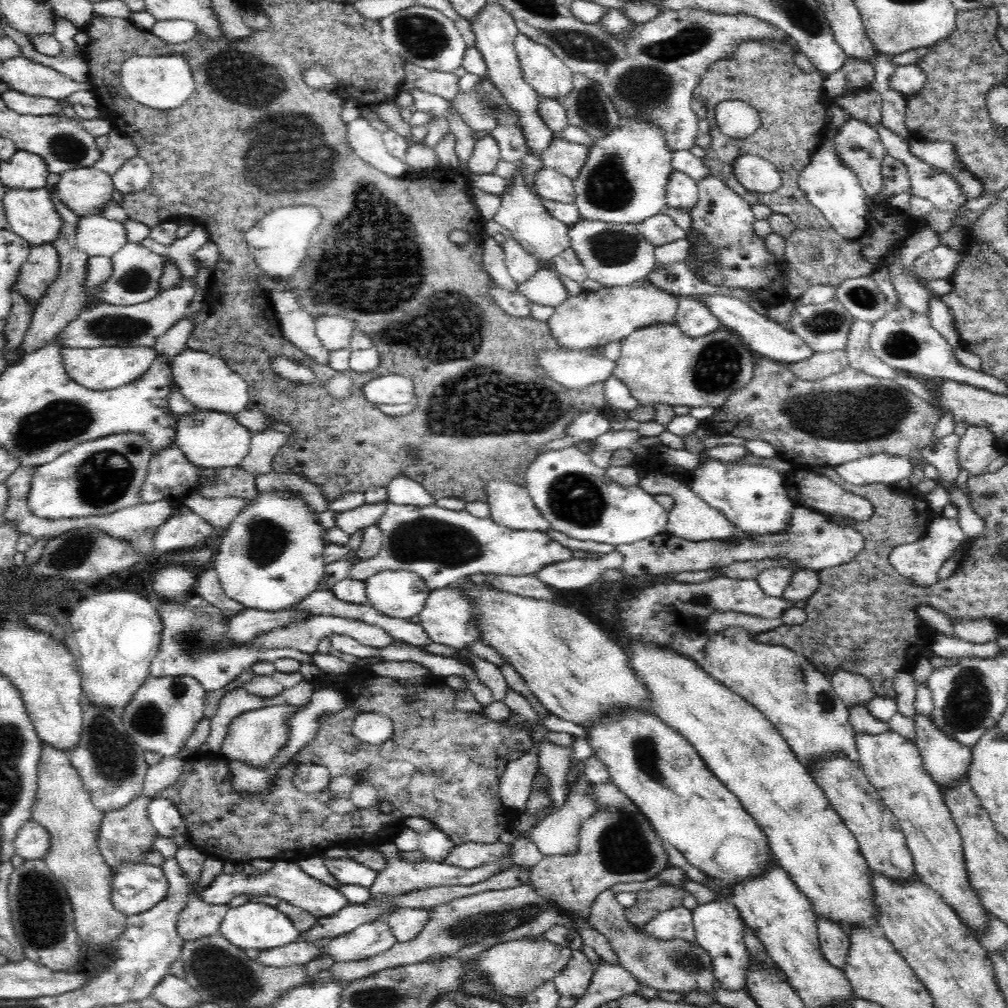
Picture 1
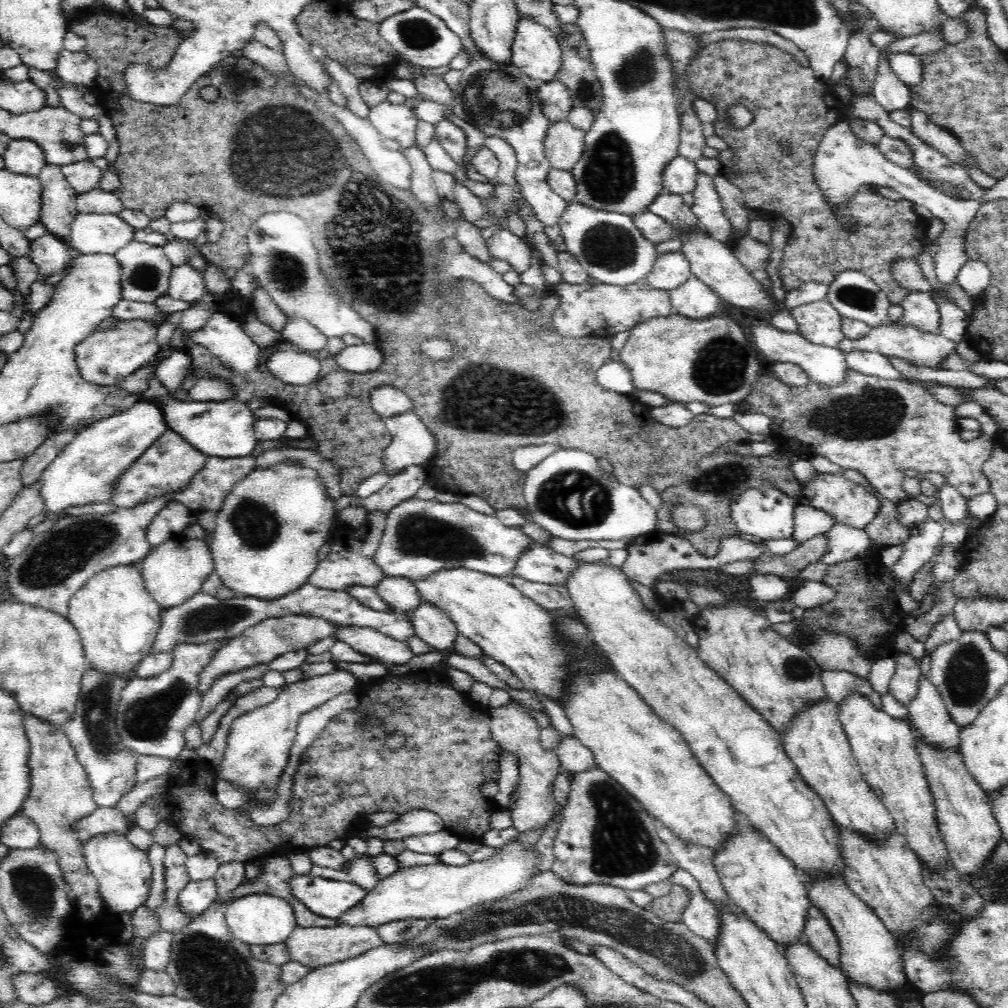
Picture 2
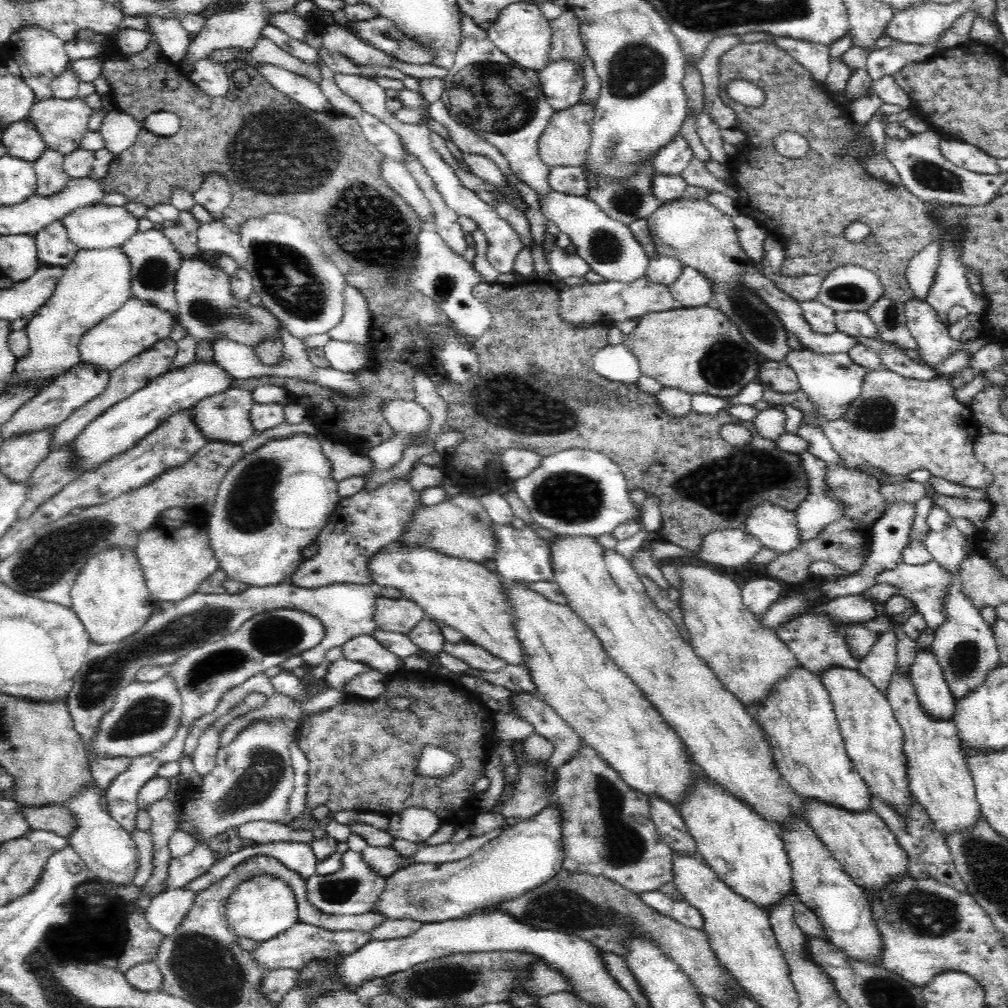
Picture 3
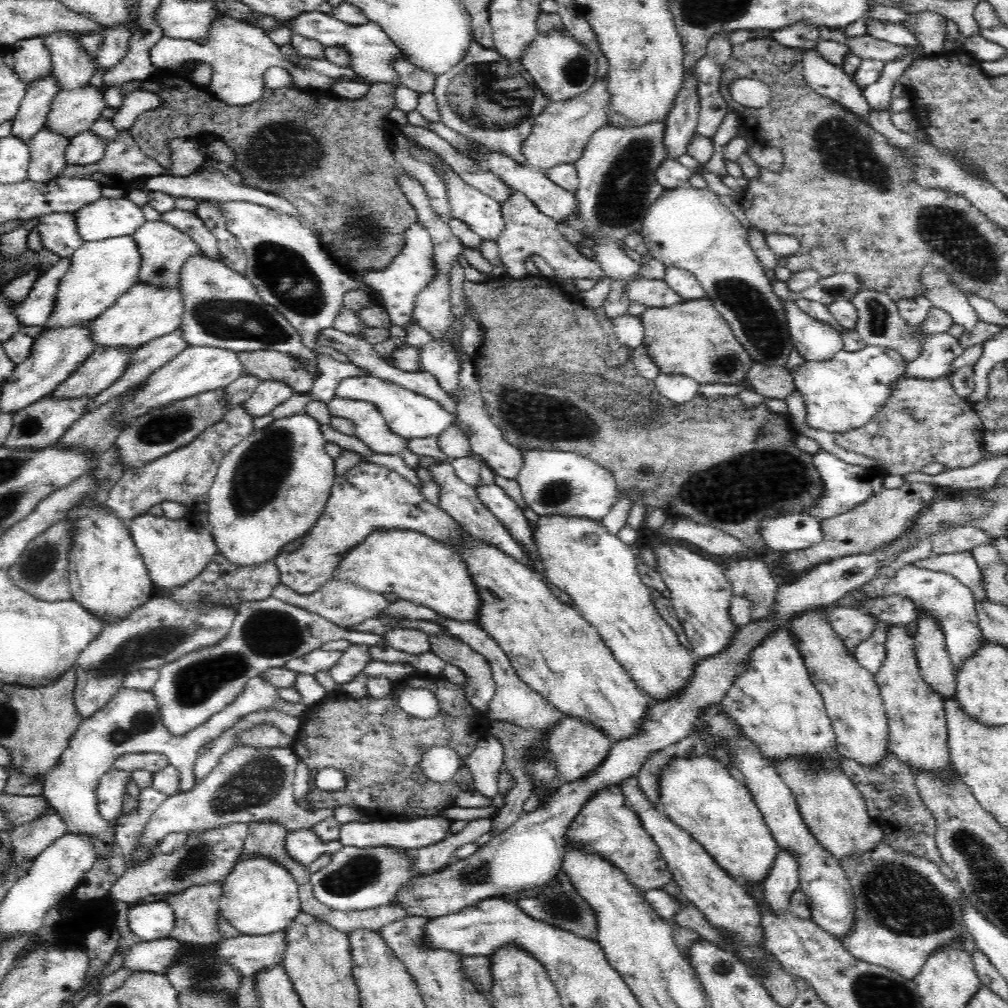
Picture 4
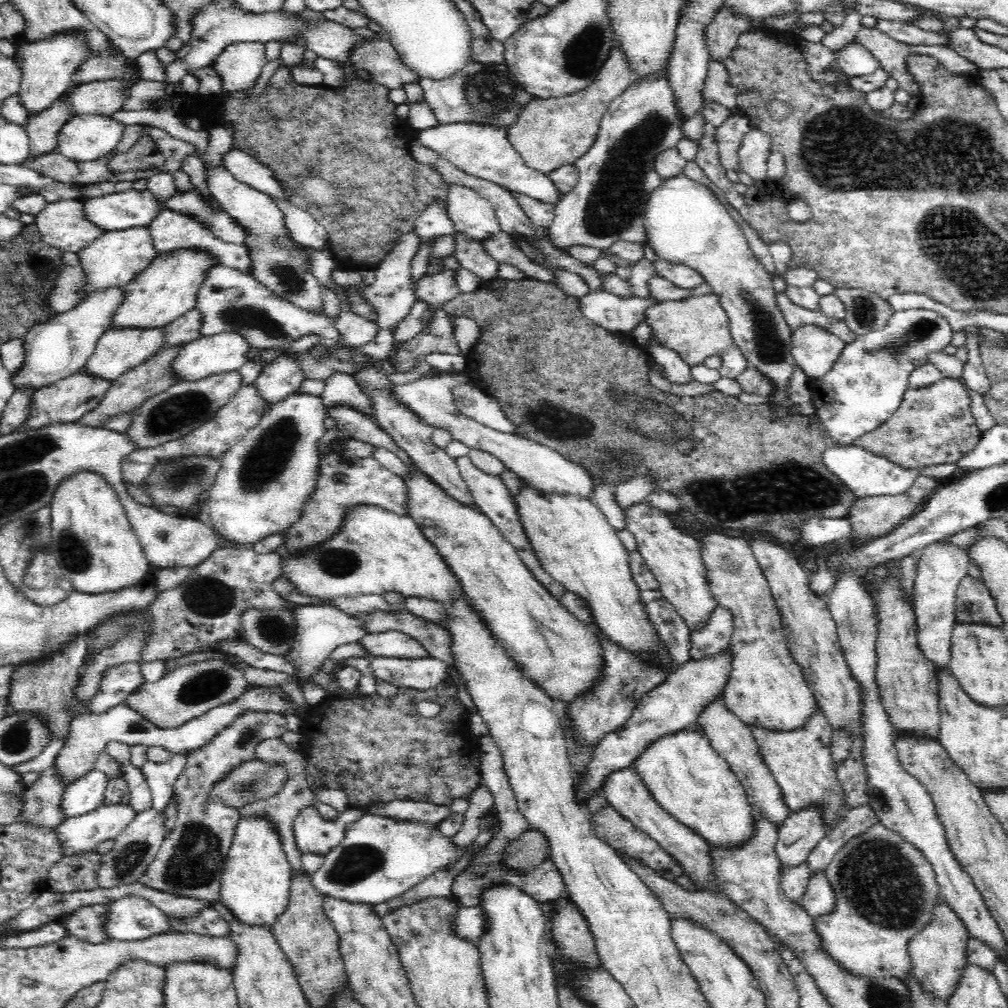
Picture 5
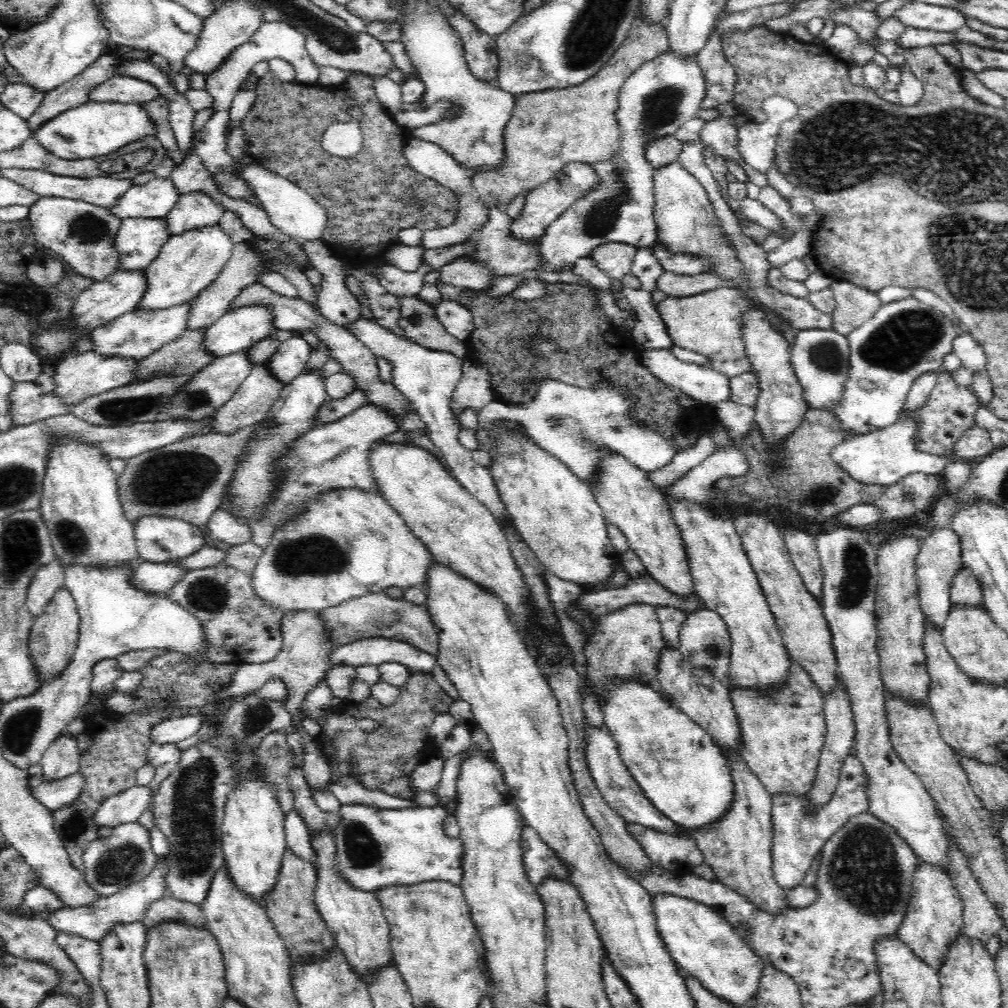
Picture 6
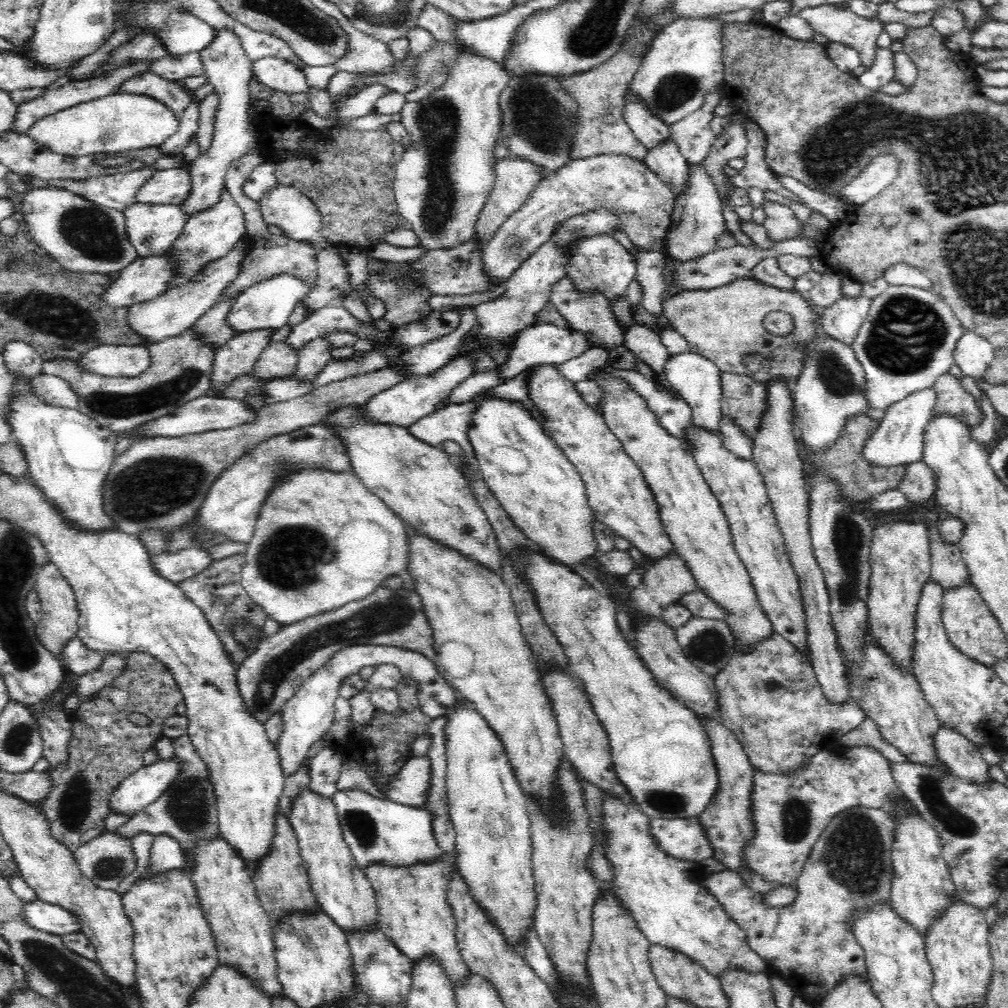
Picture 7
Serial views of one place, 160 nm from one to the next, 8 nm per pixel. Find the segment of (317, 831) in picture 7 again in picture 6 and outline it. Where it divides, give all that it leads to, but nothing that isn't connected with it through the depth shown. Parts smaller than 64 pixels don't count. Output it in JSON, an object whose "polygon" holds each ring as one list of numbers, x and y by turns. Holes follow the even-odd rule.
{"polygon":[[318,834,316,838,312,838,312,845,318,853,320,864,316,868,318,873,318,884,316,886,316,905,318,905,319,913,326,921,328,927,337,942,337,948,347,958,347,963,353,968,359,978,368,987,372,986,373,975,385,970,388,966,392,966,394,960,391,949,392,941,390,941,390,925,386,920,384,910,378,900,378,896,374,893,366,893,355,889,352,885,343,880,336,870,333,870,335,863,335,839,332,834]]}

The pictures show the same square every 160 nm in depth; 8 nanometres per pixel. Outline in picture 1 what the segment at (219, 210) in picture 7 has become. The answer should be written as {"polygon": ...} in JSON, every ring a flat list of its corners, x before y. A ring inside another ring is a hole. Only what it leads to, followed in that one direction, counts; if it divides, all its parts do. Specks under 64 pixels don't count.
{"polygon":[[104,346,88,350,62,347,59,353,66,376,78,386,94,390,94,392,108,392,134,382,150,368,157,355,154,348,147,346,140,346,140,348]]}

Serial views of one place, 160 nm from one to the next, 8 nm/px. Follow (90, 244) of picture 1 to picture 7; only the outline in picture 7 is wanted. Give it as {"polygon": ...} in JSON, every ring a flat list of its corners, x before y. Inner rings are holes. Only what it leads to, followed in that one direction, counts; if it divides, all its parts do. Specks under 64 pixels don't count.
{"polygon":[[174,168,156,171,154,176,136,192,135,203,146,206,175,205,186,201,190,192,190,174]]}

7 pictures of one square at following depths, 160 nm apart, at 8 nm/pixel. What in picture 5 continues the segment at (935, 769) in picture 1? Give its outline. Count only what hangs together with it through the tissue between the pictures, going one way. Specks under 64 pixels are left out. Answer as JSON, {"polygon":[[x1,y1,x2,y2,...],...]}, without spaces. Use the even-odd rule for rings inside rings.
{"polygon":[[936,542,920,551,920,562,914,580,913,611,916,618,918,649,937,670,951,670,952,636,957,623,955,594,958,583,966,576,970,558,960,544]]}

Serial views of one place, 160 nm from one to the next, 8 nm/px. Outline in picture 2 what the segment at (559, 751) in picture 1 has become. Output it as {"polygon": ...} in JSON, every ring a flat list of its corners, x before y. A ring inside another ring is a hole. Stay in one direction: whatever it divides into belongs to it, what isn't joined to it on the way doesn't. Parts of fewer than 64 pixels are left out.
{"polygon":[[510,701,501,707,490,707,490,728,493,730,494,740,502,745,502,751,513,752,520,758,520,777,518,791,520,798,511,804,510,814,513,826,520,832,540,830,556,810,556,797,554,796,554,780,563,770,556,751,546,751,540,743,542,726,538,725,536,717,524,707,520,701]]}

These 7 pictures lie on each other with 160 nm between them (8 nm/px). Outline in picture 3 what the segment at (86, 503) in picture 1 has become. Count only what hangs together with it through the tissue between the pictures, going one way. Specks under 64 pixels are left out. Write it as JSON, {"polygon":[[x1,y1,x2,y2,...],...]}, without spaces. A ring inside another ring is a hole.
{"polygon":[[192,362,184,370,169,370,166,374,152,378,148,386,142,390,134,392,130,398,120,400,106,410,99,418,90,422,88,426,76,437,71,446,70,469,77,473,78,477,92,472,112,461,114,457,120,456,134,446,142,442,148,434,152,434,162,423,166,423,168,418,181,412,189,410,197,405,203,398,225,392,230,384,231,378,224,370,216,364]]}

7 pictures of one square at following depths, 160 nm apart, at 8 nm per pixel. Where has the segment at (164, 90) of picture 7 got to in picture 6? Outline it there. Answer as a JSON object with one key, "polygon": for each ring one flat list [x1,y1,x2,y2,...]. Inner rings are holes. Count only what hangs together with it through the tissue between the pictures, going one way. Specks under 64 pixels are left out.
{"polygon":[[110,77,98,83,88,95,89,102,116,102,119,105,139,104,157,95,157,87,149,82,128,77]]}

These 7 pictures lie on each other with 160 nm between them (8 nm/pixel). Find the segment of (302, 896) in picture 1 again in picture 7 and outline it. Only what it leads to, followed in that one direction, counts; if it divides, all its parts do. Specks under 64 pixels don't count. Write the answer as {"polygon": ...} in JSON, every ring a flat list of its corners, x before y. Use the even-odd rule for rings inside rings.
{"polygon":[[340,790,334,794,332,801,337,810,343,839,350,849,356,868,362,871,370,865,402,869,434,864,436,860,448,862,448,856,454,856,438,845,434,837,436,815,430,809,416,808,396,801,388,802,366,794,363,790],[165,834,155,835,148,858,148,869,139,880,148,880,168,870,178,870,185,861,181,846,171,836],[40,900,25,903,24,907,26,907,26,919,30,925,47,933,64,935,82,930,78,917,60,905,52,905]]}

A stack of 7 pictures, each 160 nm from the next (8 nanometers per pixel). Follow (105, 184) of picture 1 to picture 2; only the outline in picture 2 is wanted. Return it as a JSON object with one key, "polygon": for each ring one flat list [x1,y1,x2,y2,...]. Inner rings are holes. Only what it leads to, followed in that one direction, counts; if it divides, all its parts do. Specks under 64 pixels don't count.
{"polygon":[[92,159,62,166,61,170,64,179,77,196,98,189,104,173,92,163]]}

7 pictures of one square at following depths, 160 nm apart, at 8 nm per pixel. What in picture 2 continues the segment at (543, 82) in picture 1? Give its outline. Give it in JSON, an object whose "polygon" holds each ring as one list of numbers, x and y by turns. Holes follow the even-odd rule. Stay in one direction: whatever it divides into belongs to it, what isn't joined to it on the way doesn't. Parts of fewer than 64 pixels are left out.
{"polygon":[[520,18,512,48,513,64,528,78,551,82,561,73,563,58,560,42,533,20]]}

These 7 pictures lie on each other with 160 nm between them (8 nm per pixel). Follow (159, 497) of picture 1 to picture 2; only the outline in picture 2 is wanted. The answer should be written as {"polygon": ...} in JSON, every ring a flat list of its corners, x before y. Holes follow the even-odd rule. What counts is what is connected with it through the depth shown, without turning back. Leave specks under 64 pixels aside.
{"polygon":[[166,430,130,469,122,474,118,482,114,504,121,508,136,508,154,502,154,498,180,492,190,486,193,478,204,468,208,457,198,452,173,430]]}

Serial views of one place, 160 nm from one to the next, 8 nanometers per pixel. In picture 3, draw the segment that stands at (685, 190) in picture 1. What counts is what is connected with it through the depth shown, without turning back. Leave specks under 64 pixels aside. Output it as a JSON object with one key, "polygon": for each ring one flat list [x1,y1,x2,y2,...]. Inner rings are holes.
{"polygon":[[680,134,678,139,673,140,669,146,658,152,653,161,653,177,683,177,692,157,693,151,690,145]]}

